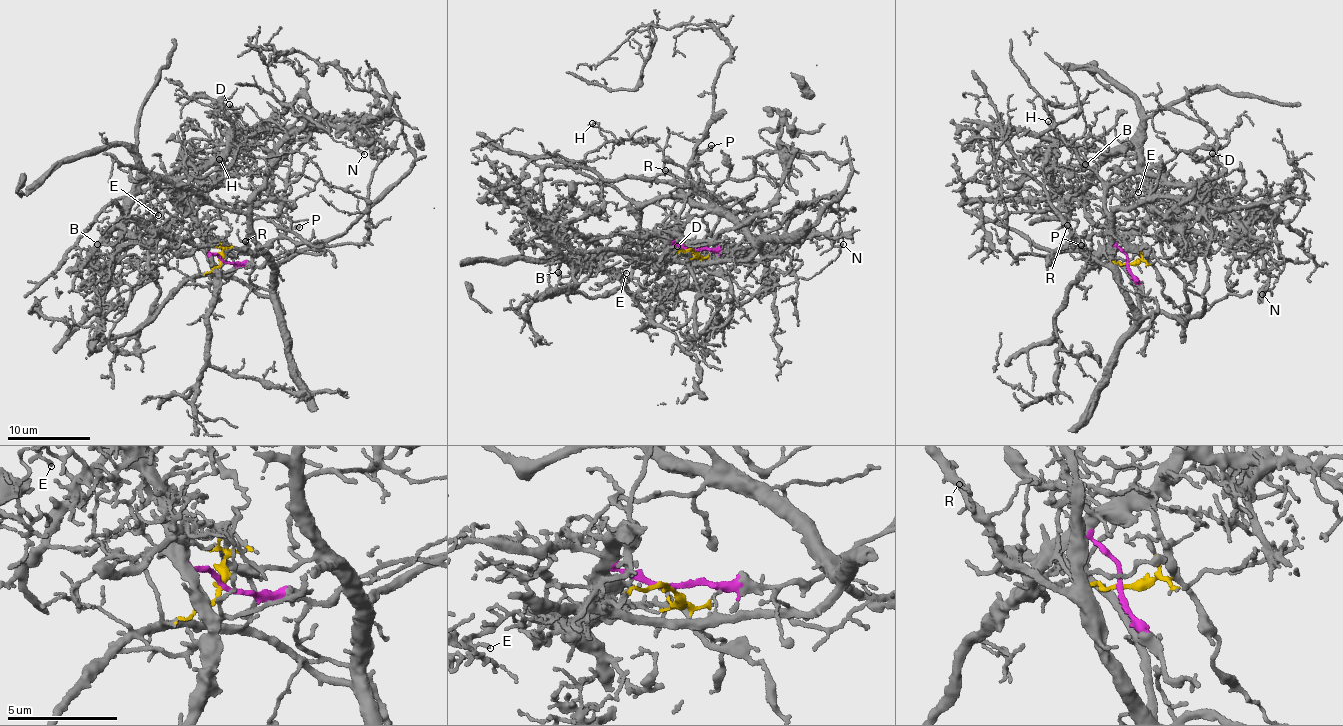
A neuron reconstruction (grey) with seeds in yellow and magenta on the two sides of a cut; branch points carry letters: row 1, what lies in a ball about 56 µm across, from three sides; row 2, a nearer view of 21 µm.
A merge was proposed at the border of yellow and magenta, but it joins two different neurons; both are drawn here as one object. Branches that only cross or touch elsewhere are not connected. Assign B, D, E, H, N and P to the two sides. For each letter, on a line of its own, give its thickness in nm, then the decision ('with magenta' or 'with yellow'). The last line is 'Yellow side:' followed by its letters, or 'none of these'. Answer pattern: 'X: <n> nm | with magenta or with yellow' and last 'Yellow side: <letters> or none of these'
B: 180 nm | with magenta
D: 110 nm | with magenta
E: 100 nm | with magenta
H: 140 nm | with yellow
N: 120 nm | with yellow
P: 80 nm | with yellow
Yellow side: H, N, P

